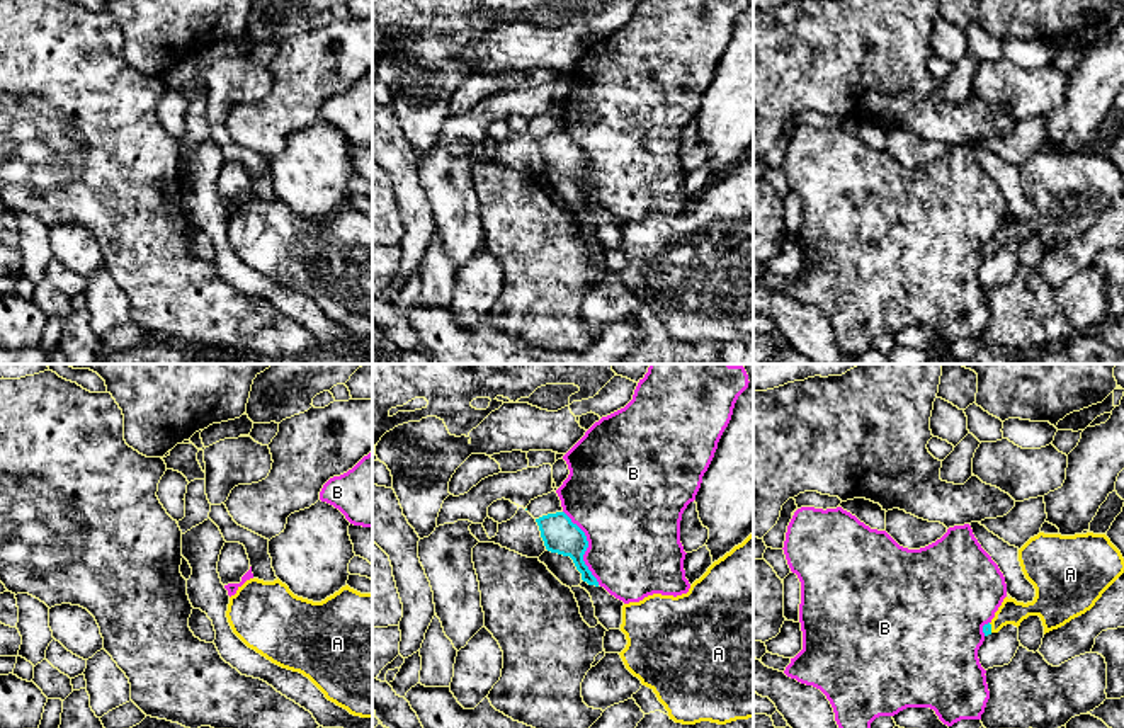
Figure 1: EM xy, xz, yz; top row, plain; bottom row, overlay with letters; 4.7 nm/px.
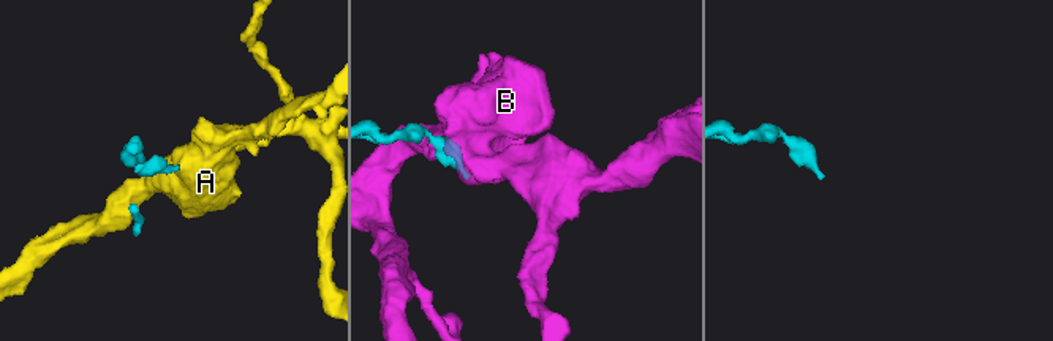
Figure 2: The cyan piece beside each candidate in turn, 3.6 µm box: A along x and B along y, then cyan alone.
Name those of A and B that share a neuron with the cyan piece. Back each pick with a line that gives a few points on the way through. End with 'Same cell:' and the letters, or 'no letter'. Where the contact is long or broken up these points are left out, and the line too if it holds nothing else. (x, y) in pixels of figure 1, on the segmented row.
A: Path across: yz (987, 628), (990, 628), (1010, 611)
Same cell: A

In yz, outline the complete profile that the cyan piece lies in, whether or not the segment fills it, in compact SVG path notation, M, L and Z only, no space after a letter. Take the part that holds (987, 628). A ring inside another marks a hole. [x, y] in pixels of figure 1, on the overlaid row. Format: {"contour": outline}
{"contour": "M1044 534L1030 537L1019 549L1019 561L1025 578L1034 585L1032 602L1017 602L1005 597L995 617L983 626L985 636L998 633L1003 626L1020 626L1029 616L1039 616L1044 634L1064 626L1071 619L1090 611L1102 594L1124 573L1124 558L1105 534Z"}

